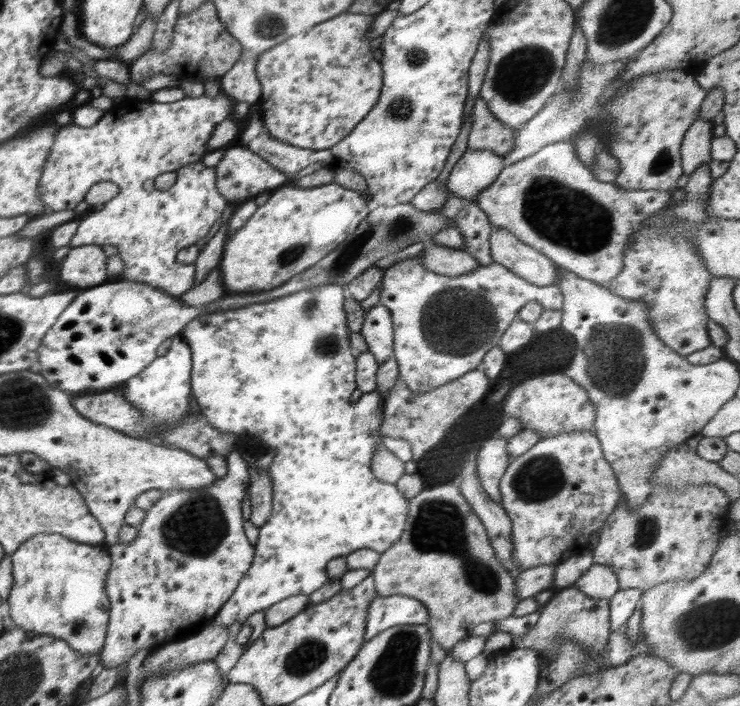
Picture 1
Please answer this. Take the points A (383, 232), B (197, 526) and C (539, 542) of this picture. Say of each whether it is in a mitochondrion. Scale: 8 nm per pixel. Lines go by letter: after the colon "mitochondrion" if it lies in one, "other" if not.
A: mitochondrion
B: mitochondrion
C: other

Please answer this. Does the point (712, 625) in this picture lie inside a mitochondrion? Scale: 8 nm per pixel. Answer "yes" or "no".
yes

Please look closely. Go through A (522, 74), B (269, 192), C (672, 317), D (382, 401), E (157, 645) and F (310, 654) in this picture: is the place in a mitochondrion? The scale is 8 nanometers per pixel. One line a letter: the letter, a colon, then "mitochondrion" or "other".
A: mitochondrion
B: other
C: mitochondrion
D: other
E: other
F: mitochondrion

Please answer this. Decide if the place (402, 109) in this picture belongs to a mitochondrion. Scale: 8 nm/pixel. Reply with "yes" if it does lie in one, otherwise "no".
yes

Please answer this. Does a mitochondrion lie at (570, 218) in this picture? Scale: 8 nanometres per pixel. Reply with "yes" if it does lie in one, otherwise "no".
yes

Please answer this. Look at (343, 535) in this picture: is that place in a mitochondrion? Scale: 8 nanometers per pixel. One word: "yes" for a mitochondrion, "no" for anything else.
no

